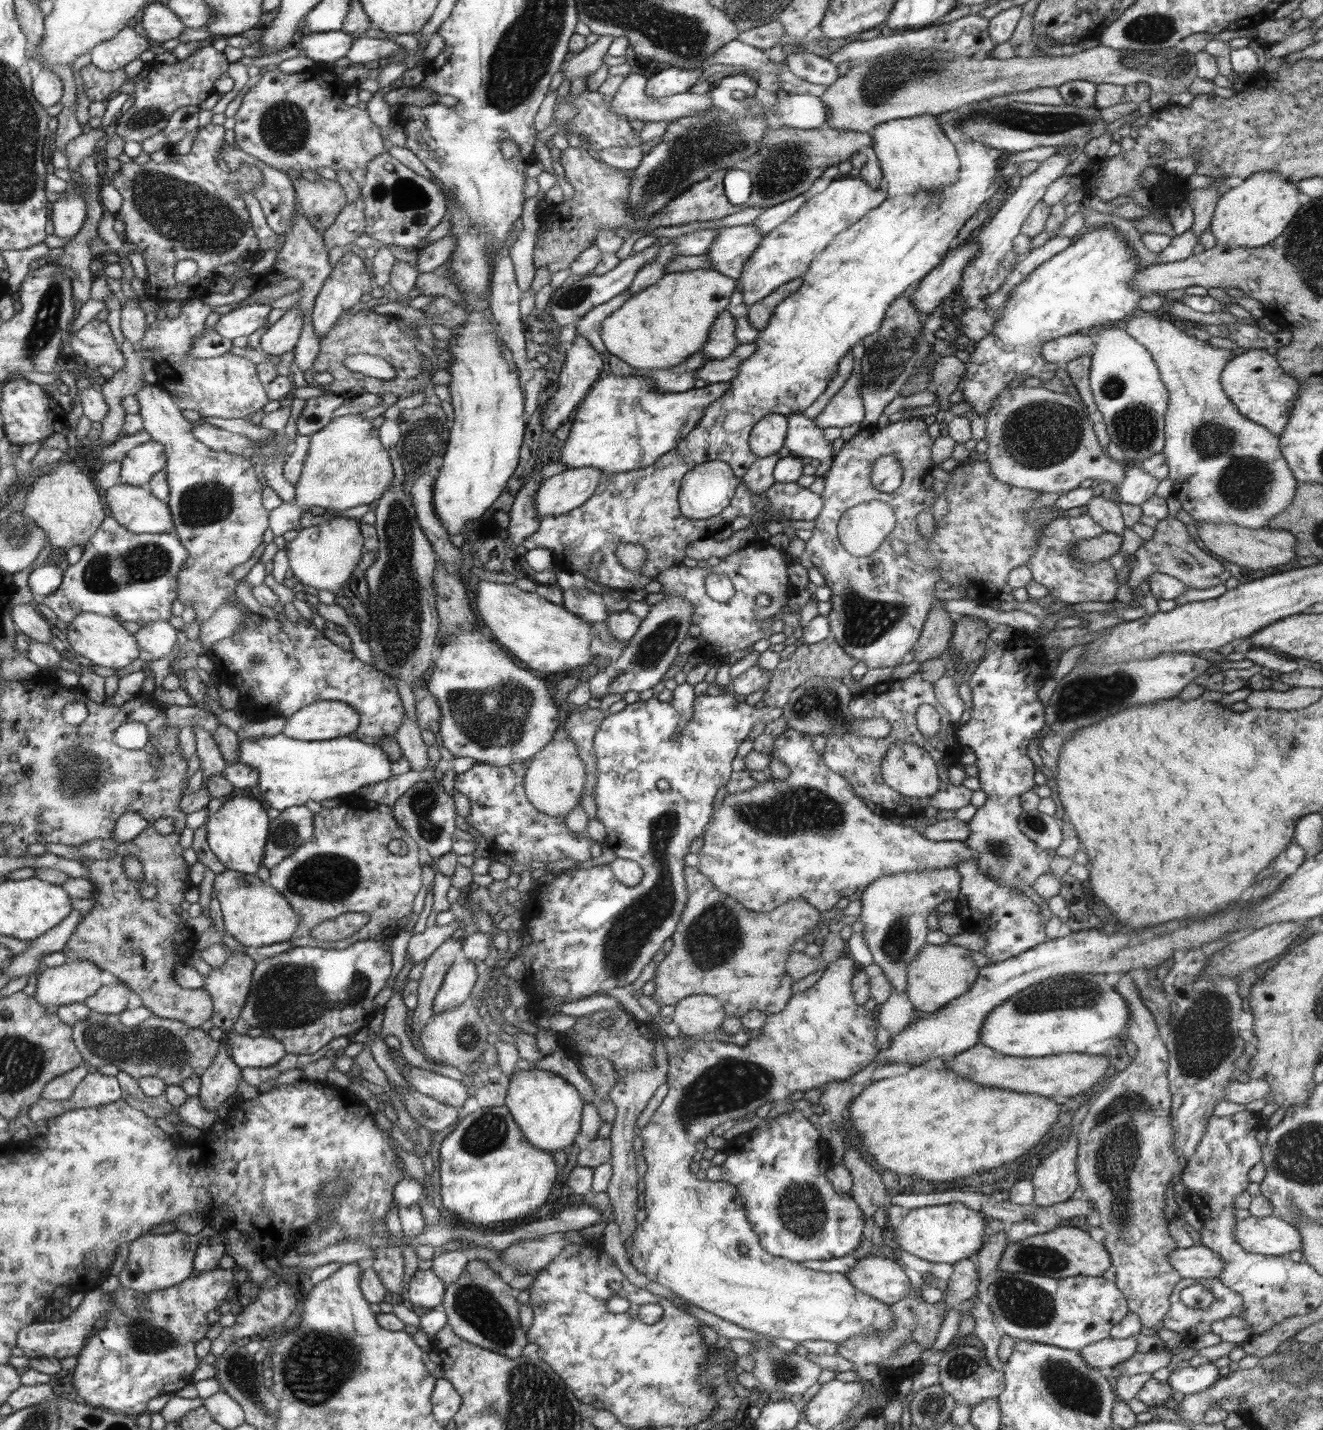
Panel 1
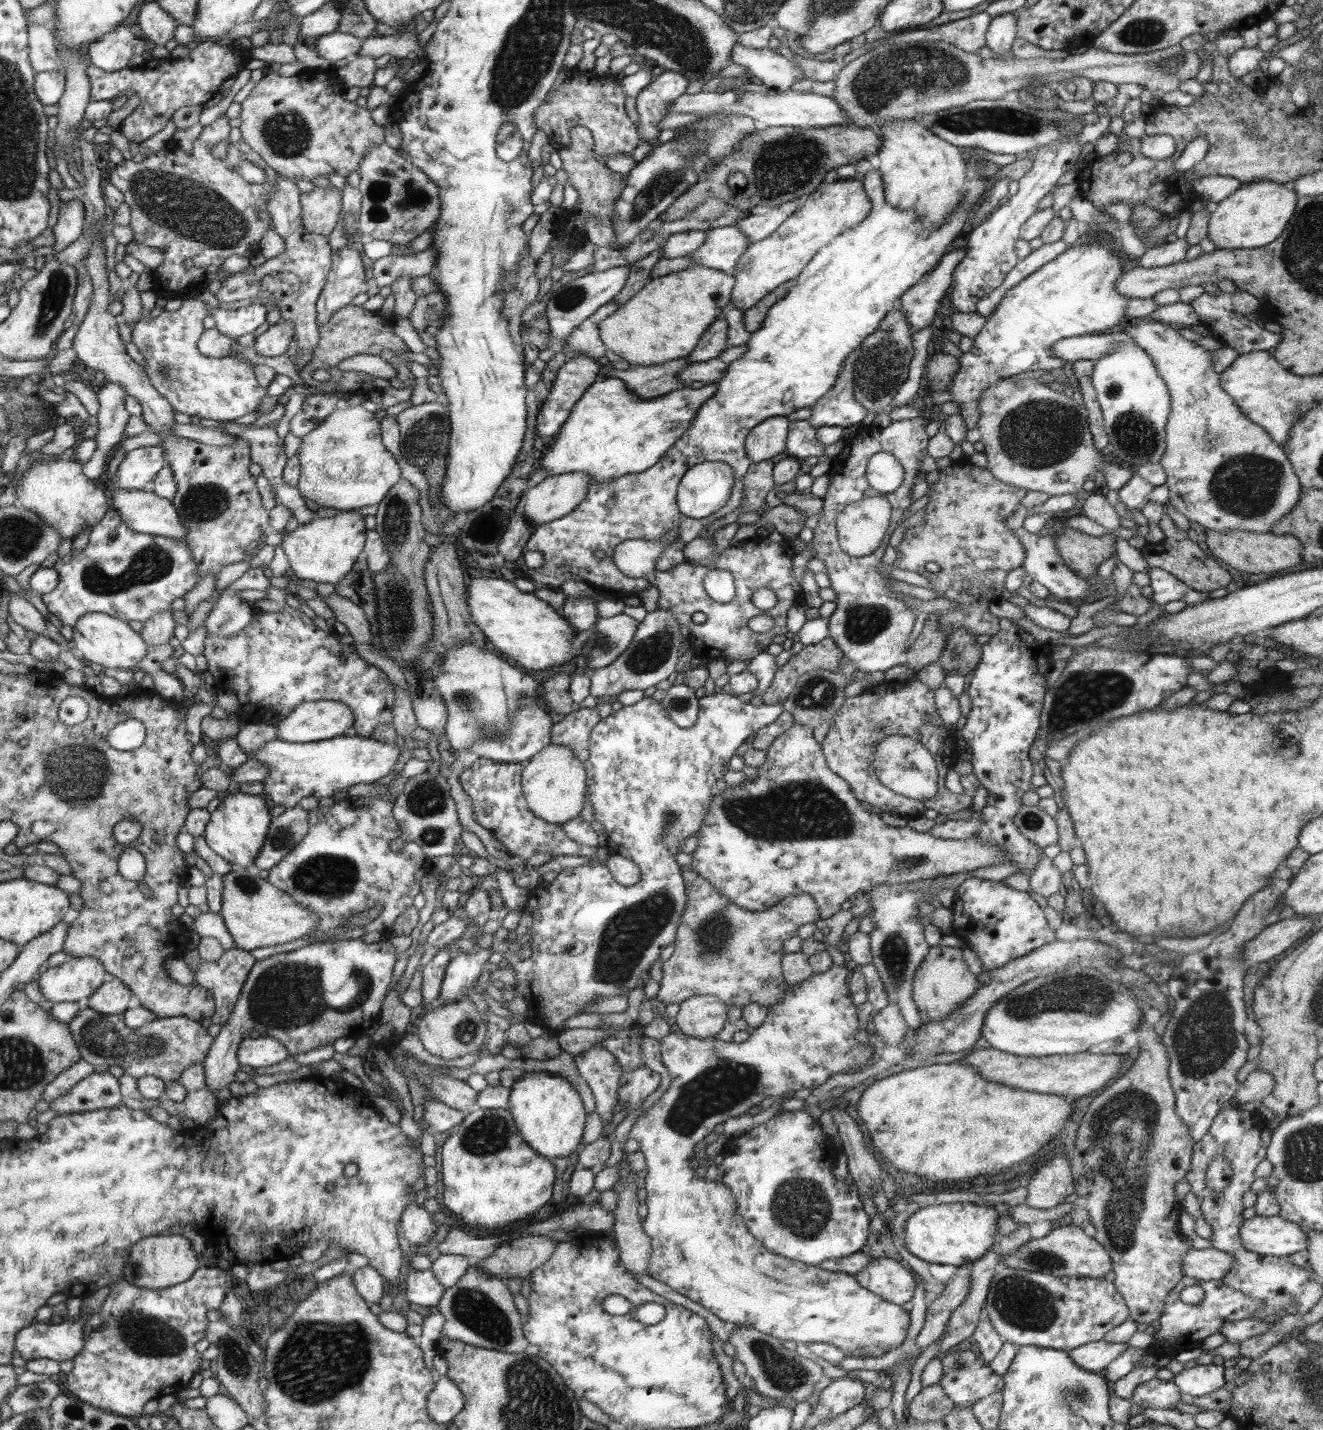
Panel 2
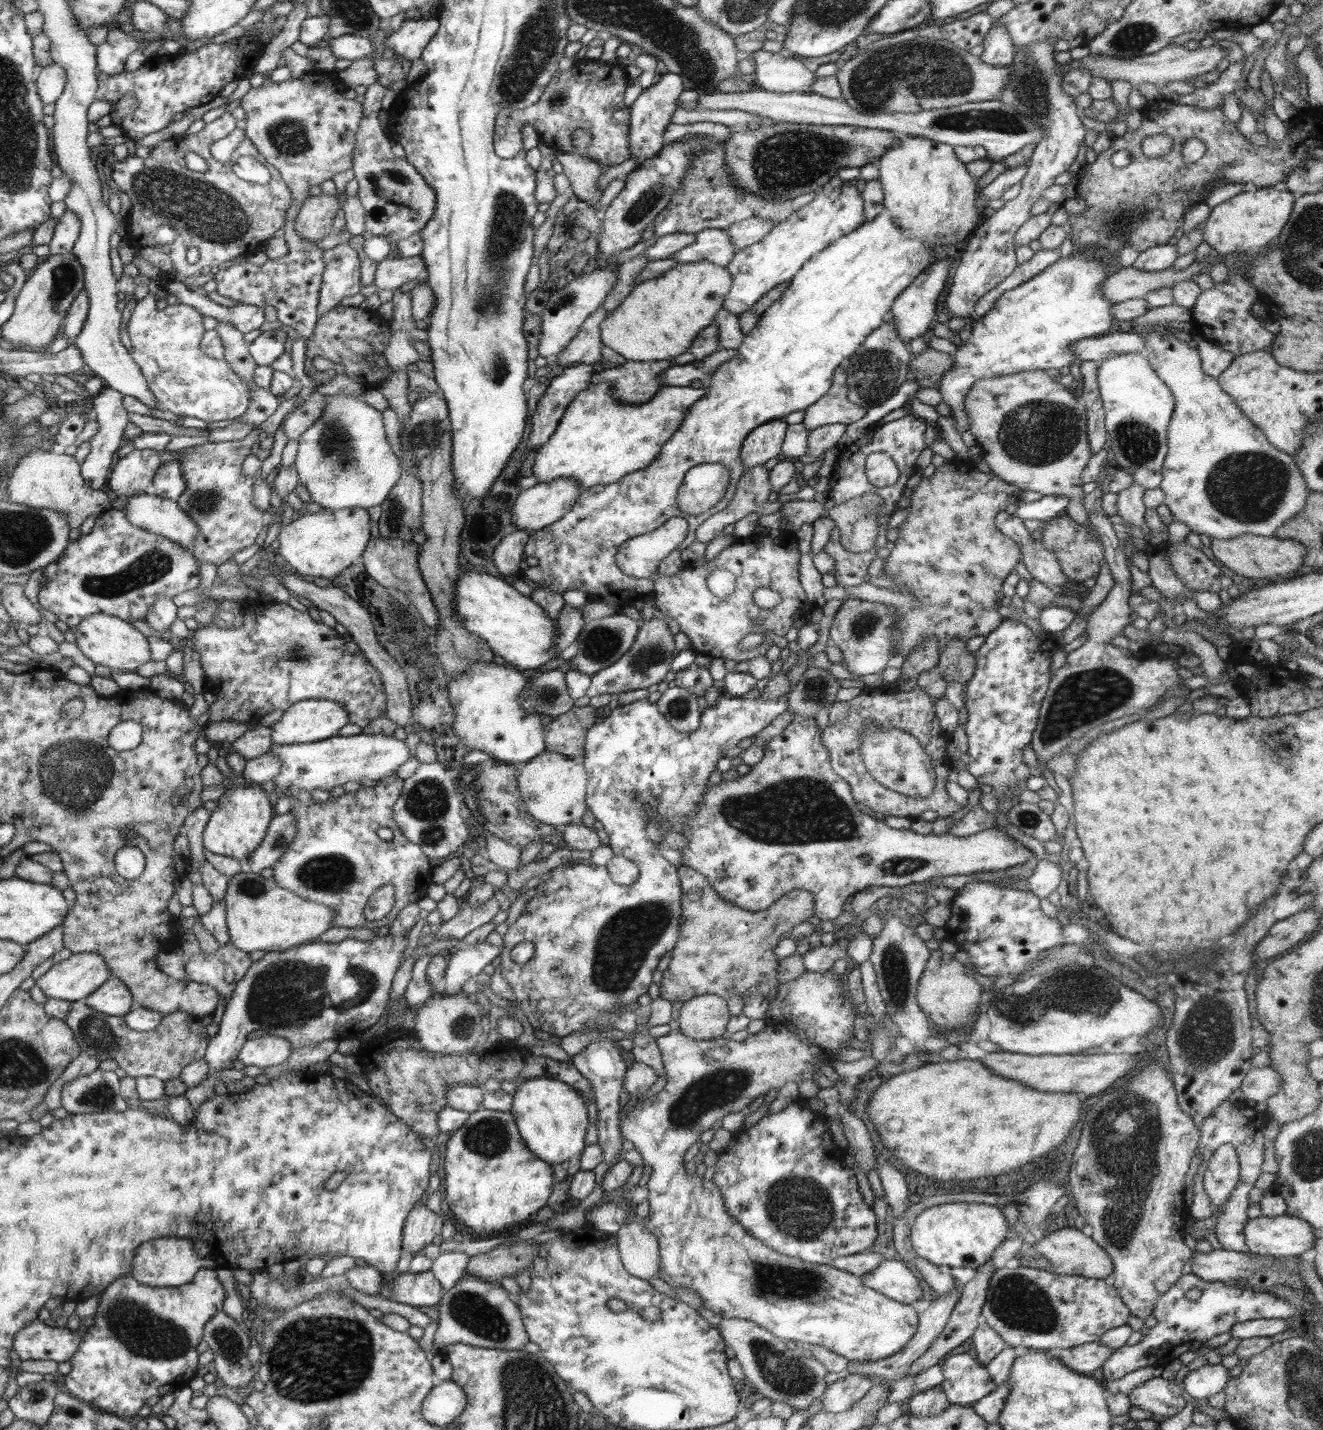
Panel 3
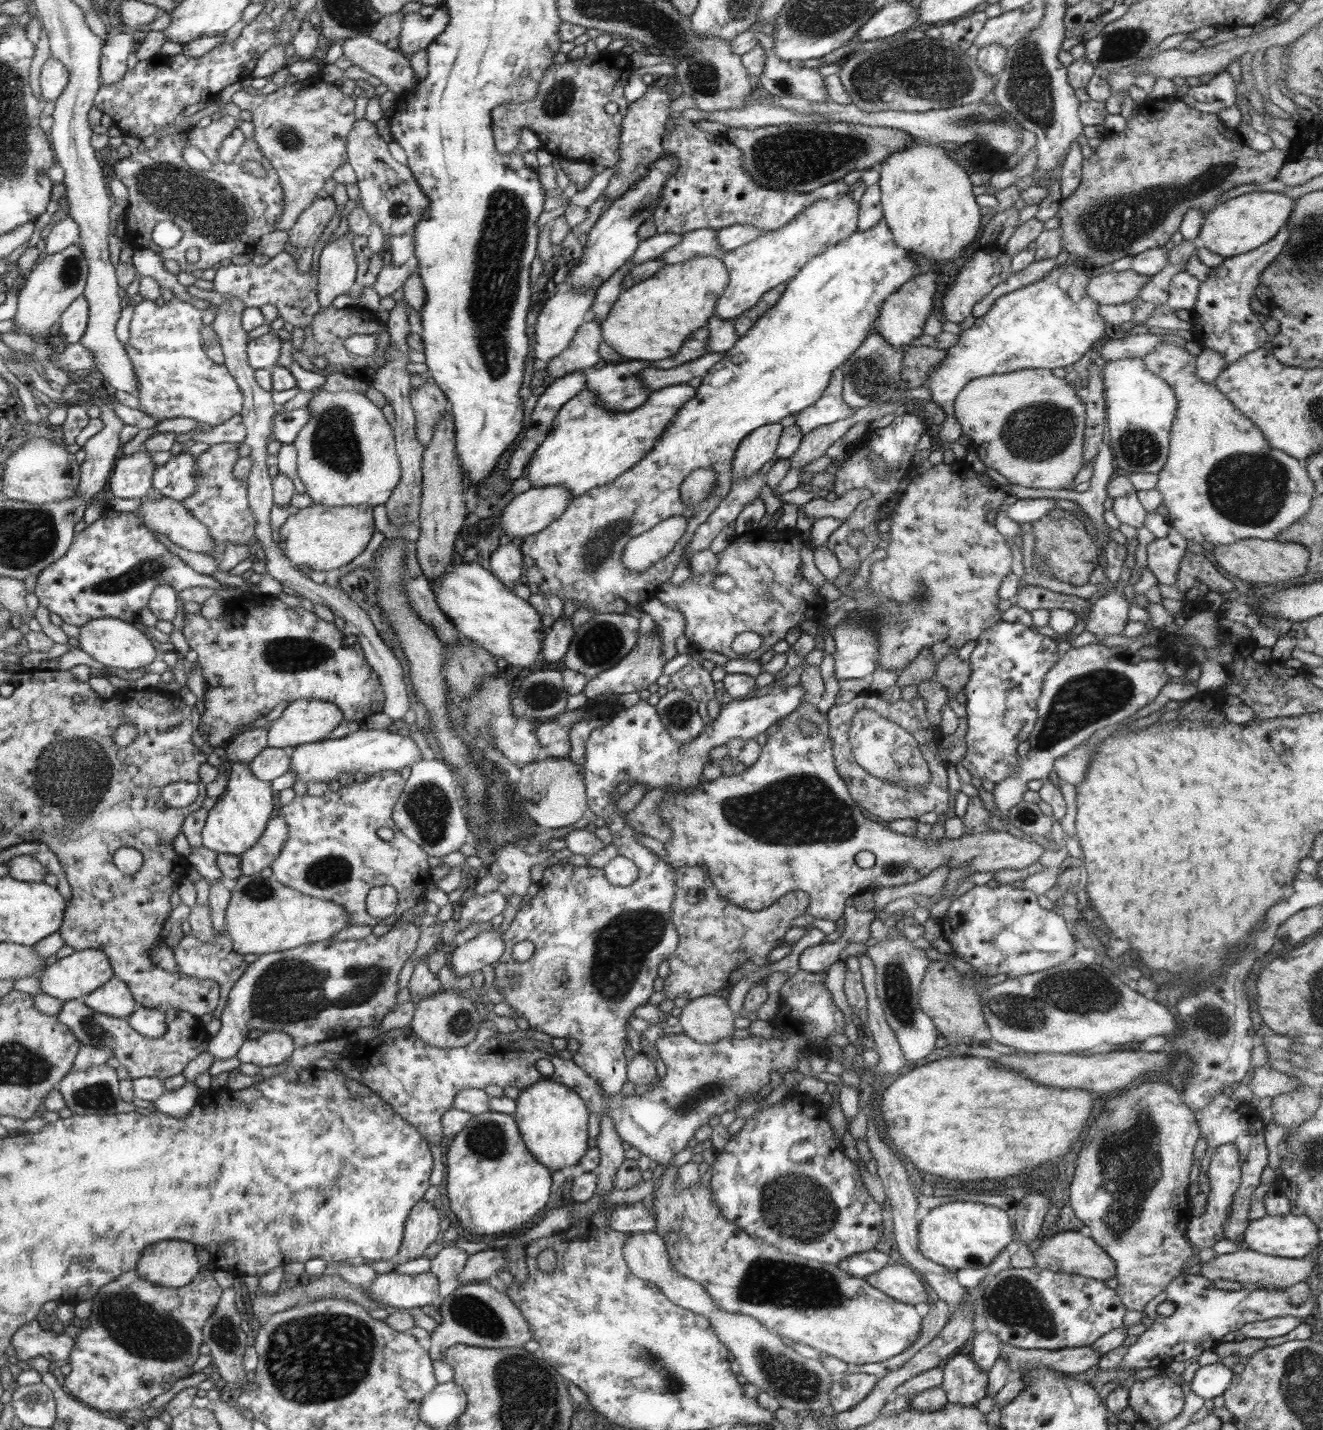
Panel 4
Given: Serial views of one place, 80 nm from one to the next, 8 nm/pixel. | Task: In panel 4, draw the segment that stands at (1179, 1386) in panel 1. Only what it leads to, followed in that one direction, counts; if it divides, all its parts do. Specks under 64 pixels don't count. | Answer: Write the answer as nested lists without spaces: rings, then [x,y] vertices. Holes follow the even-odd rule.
[[[1219,1360],[1217,1363],[1201,1366],[1191,1380],[1191,1391],[1203,1399],[1212,1400],[1228,1388],[1233,1377],[1232,1369]]]

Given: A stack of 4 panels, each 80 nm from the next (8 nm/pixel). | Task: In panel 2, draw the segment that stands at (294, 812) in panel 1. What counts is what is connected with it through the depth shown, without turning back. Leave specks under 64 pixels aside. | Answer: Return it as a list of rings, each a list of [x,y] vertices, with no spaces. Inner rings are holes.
[[[299,804],[289,807],[283,814],[272,819],[267,842],[256,857],[254,865],[262,870],[274,868],[304,840],[309,829],[308,811]]]

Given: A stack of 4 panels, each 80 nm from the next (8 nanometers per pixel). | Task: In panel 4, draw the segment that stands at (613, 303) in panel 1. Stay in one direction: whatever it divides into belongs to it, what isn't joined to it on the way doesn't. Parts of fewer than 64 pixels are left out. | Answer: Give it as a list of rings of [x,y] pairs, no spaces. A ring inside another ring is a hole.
[[[592,319],[584,321],[569,347],[552,360],[543,372],[546,378],[556,380],[567,374],[596,366],[600,362],[599,346],[603,342],[601,325]]]

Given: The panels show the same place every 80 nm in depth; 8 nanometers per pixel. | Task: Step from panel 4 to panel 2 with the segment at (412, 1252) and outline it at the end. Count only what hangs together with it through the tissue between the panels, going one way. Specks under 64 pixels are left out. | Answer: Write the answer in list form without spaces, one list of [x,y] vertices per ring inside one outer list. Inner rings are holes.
[[[416,1202],[406,1206],[399,1227],[402,1228],[404,1237],[411,1242],[411,1246],[416,1248],[426,1246],[428,1240],[436,1232],[436,1224],[434,1224],[432,1216],[422,1208],[422,1205],[418,1205]]]

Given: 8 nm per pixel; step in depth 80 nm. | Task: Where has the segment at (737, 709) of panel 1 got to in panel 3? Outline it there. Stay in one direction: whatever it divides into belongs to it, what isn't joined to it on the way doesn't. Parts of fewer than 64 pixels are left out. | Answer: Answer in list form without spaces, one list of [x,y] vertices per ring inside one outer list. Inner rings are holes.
[[[787,694],[776,700],[764,700],[761,697],[759,697],[759,699],[718,697],[714,706],[708,706],[701,712],[700,726],[692,732],[683,733],[682,731],[676,730],[671,725],[671,722],[659,710],[659,706],[656,703],[649,702],[648,699],[640,699],[628,705],[619,705],[619,707],[611,710],[610,716],[602,718],[600,722],[596,722],[588,730],[587,738],[585,739],[584,758],[580,760],[587,774],[587,805],[591,809],[594,818],[600,820],[603,824],[603,829],[609,836],[607,844],[612,848],[614,854],[633,860],[638,865],[639,877],[634,884],[622,886],[621,884],[616,884],[616,882],[611,879],[605,866],[597,866],[594,864],[586,865],[582,864],[581,861],[571,864],[558,864],[550,871],[552,877],[548,881],[541,881],[535,888],[537,891],[534,897],[525,902],[527,906],[524,908],[523,913],[514,924],[509,926],[508,932],[502,936],[504,950],[502,950],[498,958],[501,962],[500,967],[497,968],[497,972],[501,973],[502,978],[507,980],[516,997],[514,1002],[516,1001],[520,1004],[520,1009],[528,1019],[528,1022],[531,1022],[534,1030],[543,1030],[551,1035],[562,1038],[563,1036],[568,1036],[568,1034],[572,1034],[583,1028],[598,1030],[613,1029],[611,1027],[599,1028],[600,1025],[598,1025],[598,1022],[600,1022],[600,1018],[608,1018],[608,1016],[620,1014],[620,1005],[622,1003],[630,1004],[631,1002],[636,1002],[639,996],[648,994],[648,990],[652,990],[652,983],[656,983],[656,970],[660,970],[660,962],[664,962],[664,956],[668,951],[675,950],[676,943],[679,940],[678,920],[680,920],[682,912],[682,889],[679,867],[671,864],[660,852],[660,845],[664,844],[663,834],[665,834],[665,828],[682,832],[682,829],[685,828],[685,824],[699,812],[699,804],[701,804],[701,800],[703,800],[705,792],[707,792],[706,786],[708,786],[708,782],[706,782],[706,780],[712,776],[712,772],[716,772],[716,760],[720,760],[722,754],[724,754],[726,750],[730,750],[732,746],[736,746],[740,740],[755,737],[776,717],[783,715],[788,715]],[[647,808],[653,808],[653,810],[665,820],[665,824],[669,825],[664,826],[662,823],[649,821]],[[520,941],[533,942],[535,946],[534,956],[525,964],[516,963],[514,959],[511,959],[511,952],[515,949],[516,945],[520,945]]]

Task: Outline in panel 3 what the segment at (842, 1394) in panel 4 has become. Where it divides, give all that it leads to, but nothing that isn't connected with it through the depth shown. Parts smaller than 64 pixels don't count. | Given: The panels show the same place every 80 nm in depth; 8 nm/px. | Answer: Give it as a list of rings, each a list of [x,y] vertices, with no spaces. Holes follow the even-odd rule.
[[[854,1373],[828,1385],[821,1396],[823,1410],[838,1413],[858,1402],[874,1383],[865,1375]]]

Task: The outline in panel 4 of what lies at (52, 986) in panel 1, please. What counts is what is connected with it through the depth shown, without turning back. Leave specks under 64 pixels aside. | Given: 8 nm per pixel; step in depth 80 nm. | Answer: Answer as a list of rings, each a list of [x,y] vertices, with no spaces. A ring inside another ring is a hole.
[[[104,950],[74,951],[71,956],[66,956],[44,969],[42,977],[39,979],[40,992],[62,1002],[72,1001],[91,994],[94,990],[100,989],[100,986],[107,985],[113,977],[115,977],[114,968],[112,968],[111,960],[108,959]]]

